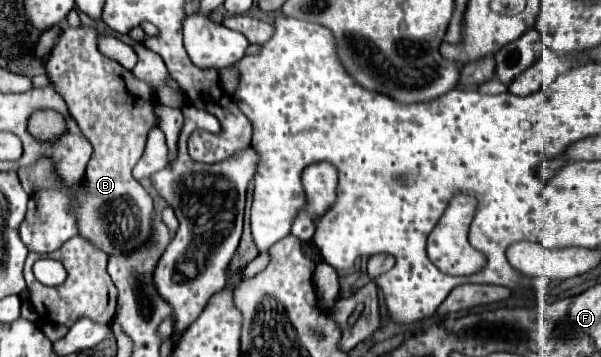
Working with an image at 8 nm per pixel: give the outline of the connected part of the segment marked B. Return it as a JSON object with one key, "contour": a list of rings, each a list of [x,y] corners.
{"contour":[[[67,26],[51,50],[51,58],[45,64],[45,72],[55,92],[67,102],[69,112],[75,116],[83,136],[93,146],[93,154],[85,168],[83,182],[79,186],[79,192],[75,192],[75,200],[71,204],[73,212],[77,214],[79,236],[89,240],[95,248],[101,248],[107,256],[113,256],[133,252],[135,248],[145,244],[153,234],[153,200],[145,192],[145,188],[133,178],[131,170],[143,154],[149,128],[157,126],[157,116],[153,88],[137,80],[133,72],[125,70],[119,62],[103,56],[97,50],[97,36],[99,34],[95,26]]]}

